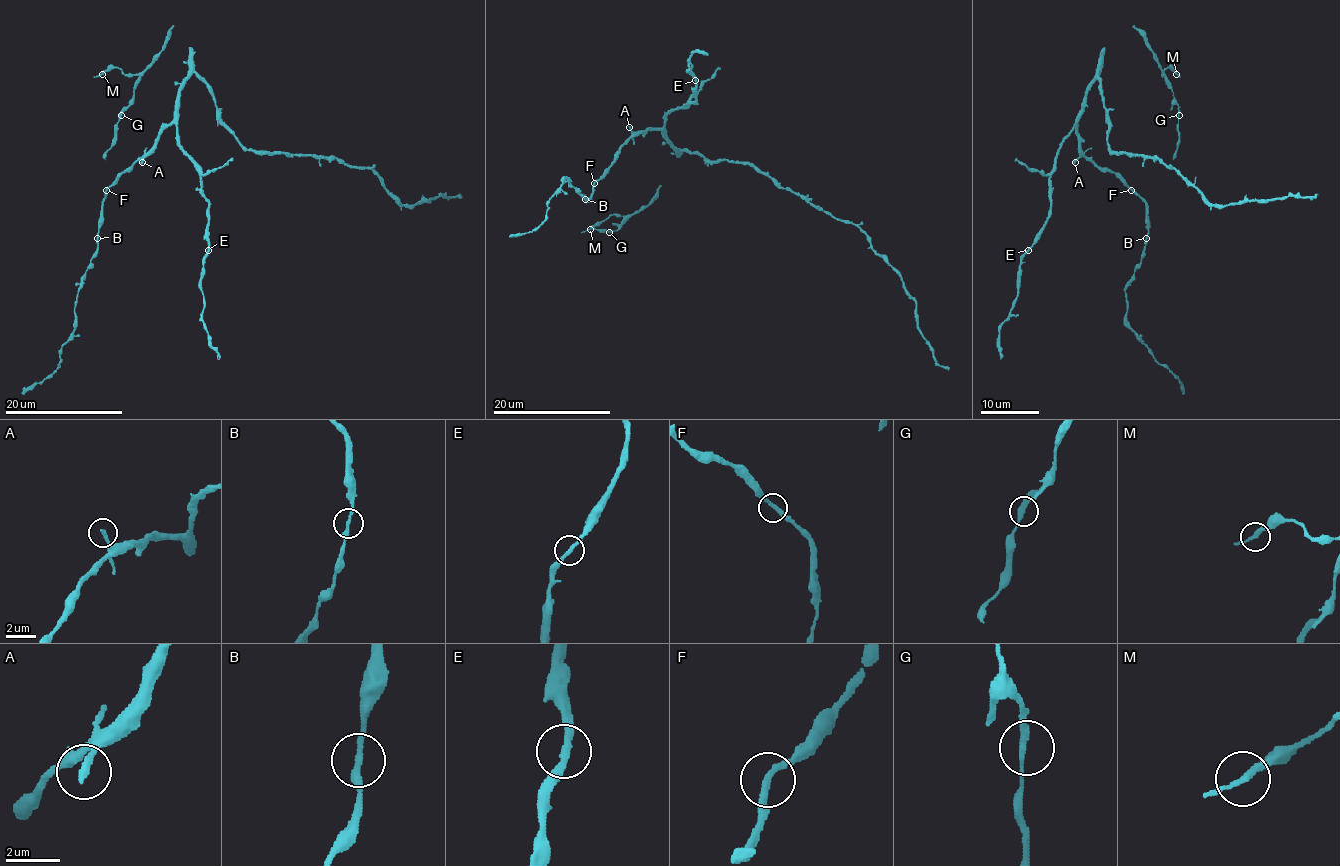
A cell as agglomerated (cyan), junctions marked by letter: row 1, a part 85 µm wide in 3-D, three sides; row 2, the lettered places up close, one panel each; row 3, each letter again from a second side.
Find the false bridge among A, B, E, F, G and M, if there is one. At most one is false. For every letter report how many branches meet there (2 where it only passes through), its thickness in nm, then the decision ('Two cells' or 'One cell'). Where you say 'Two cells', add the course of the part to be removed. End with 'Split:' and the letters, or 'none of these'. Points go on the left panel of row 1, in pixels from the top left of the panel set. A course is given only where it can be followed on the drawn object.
A: Branches: 1. Thickness 280 nm. One cell
B: Branches: 2. Thickness 260 nm. One cell
E: Branches: 2. Thickness 260 nm. One cell
F: Branches: 2. Thickness 260 nm. One cell
G: Branches: 2. Thickness 260 nm. One cell
M: Branches: 2. Thickness 240 nm. One cell
Split: none of these

